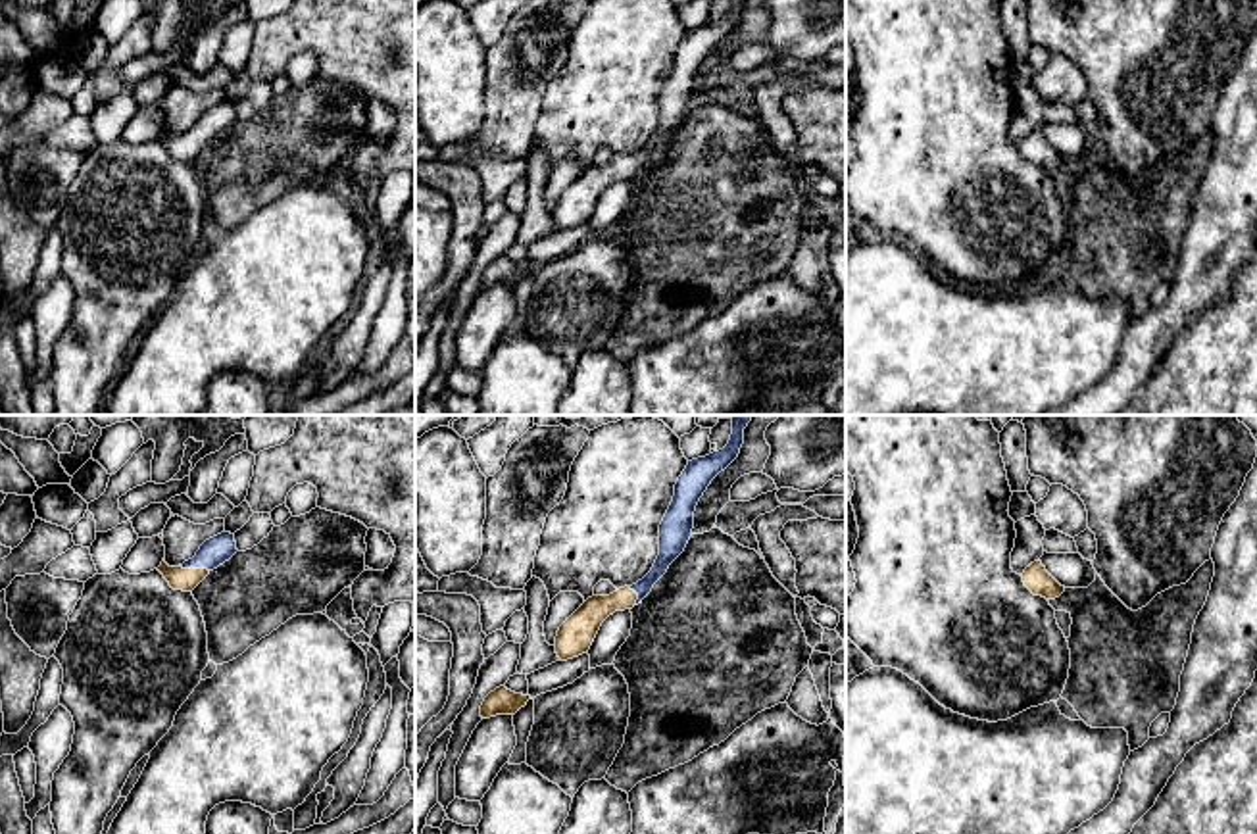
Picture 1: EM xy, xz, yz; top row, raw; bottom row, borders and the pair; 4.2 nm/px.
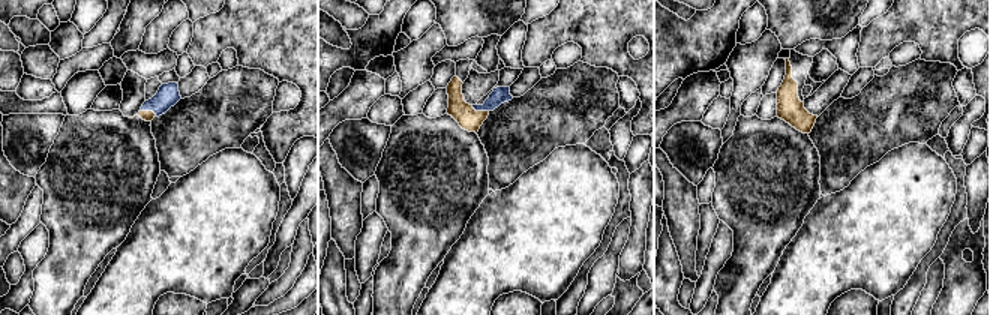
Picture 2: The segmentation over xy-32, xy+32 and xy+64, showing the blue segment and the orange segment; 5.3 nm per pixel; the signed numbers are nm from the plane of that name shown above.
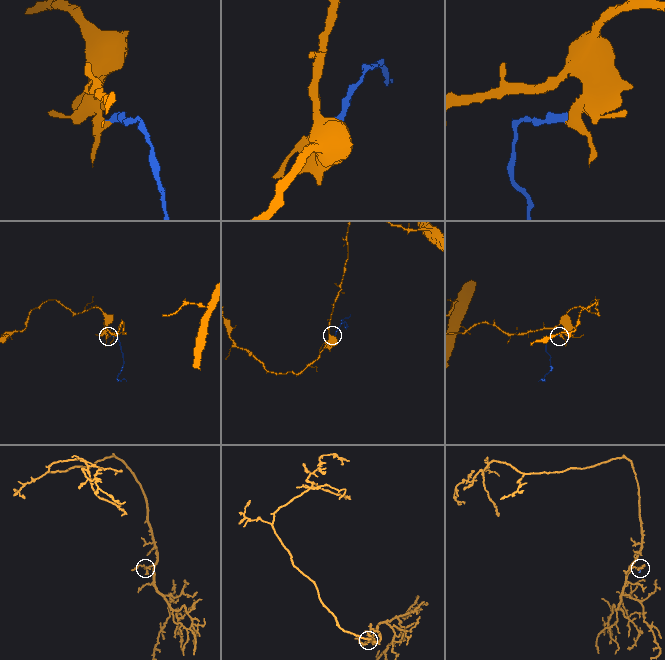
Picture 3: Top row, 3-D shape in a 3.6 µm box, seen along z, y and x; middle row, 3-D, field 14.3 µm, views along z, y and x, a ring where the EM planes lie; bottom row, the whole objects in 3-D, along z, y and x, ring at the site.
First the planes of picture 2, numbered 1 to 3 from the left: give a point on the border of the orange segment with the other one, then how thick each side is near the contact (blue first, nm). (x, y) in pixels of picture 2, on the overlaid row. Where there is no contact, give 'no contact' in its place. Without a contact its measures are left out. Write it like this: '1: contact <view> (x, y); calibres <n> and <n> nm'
1: contact xy-32 (149, 110); calibres 120 and 60 nm
2: contact xy+32 (480, 110); calibres 90 and 120 nm
3: no contact

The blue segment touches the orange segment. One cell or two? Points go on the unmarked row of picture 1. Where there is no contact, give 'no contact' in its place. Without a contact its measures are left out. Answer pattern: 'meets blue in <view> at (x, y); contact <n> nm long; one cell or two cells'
meets blue in xy at (195, 137); contact 130 nm long; one cell

